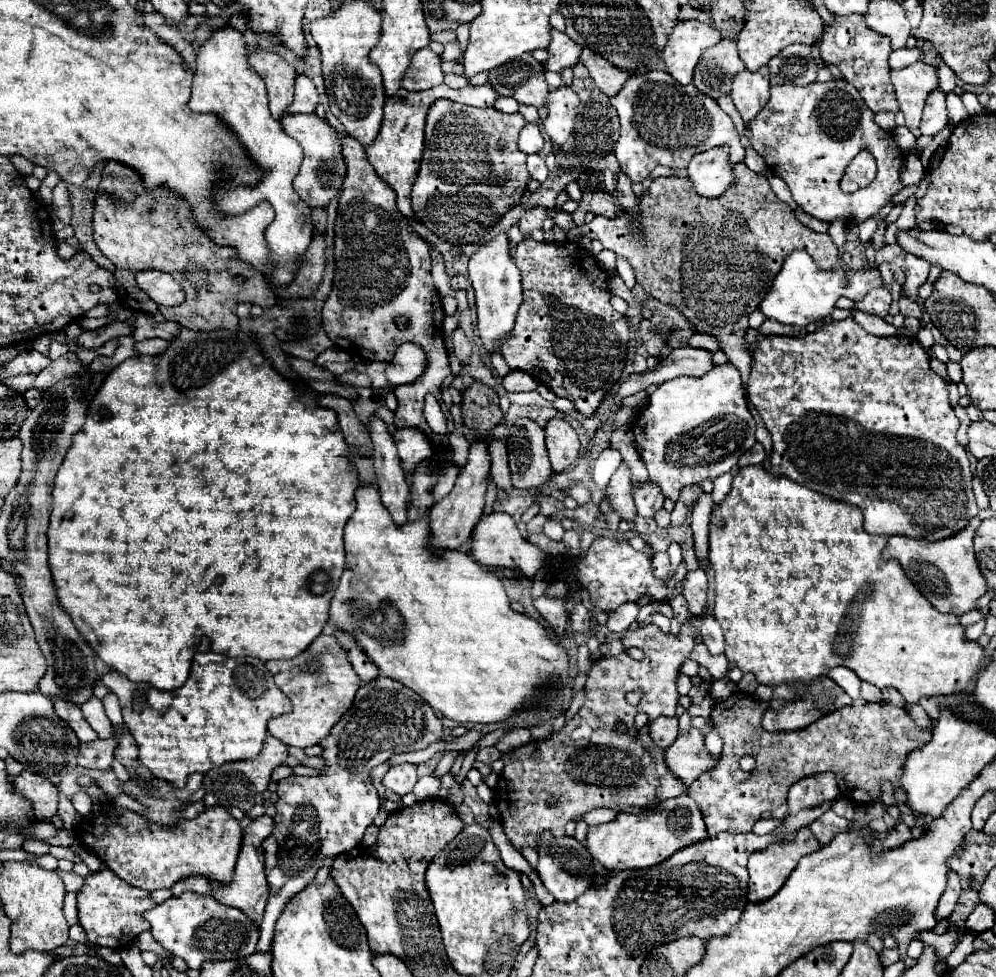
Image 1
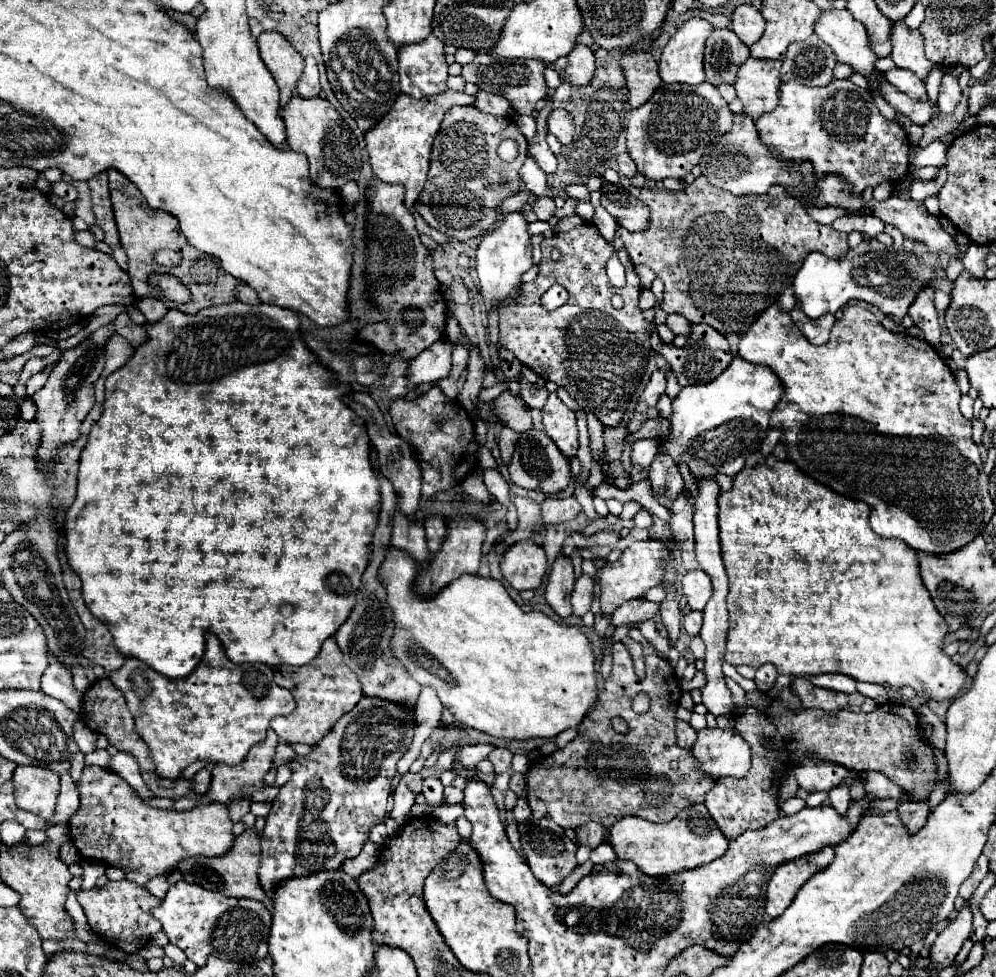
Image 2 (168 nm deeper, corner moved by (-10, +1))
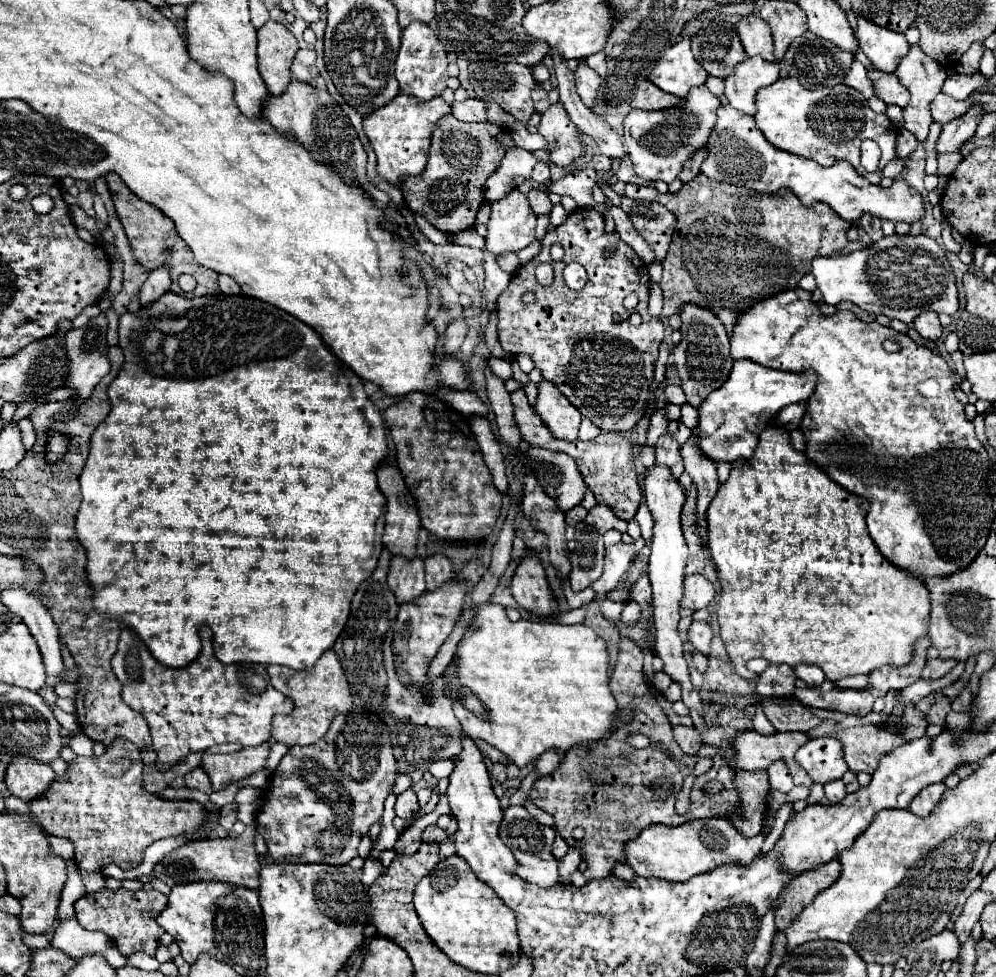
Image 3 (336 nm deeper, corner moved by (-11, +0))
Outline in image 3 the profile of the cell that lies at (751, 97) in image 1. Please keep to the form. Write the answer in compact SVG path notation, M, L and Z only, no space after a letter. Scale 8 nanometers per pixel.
M749 57L735 65L735 71L725 79L725 97L729 99L731 107L753 117L757 113L757 89L773 85L777 79L779 63L765 61L763 57Z

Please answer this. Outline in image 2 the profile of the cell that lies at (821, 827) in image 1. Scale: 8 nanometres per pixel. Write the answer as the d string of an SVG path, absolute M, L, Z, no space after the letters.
M838 784L838 788L832 788L828 792L828 798L830 798L830 804L836 808L836 812L840 812L844 816L844 812L848 810L848 804L852 800L848 784Z

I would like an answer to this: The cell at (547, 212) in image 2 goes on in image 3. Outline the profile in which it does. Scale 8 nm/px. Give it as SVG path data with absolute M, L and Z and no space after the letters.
M531 189L529 195L527 195L527 199L529 199L529 205L531 205L533 213L537 213L537 215L539 215L539 213L551 213L553 203L549 201L549 197L547 197L543 191Z

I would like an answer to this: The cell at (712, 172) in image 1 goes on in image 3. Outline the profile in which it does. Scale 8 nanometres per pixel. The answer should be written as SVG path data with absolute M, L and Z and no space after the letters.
M721 105L721 109L717 109L717 123L709 135L707 157L701 165L701 173L719 183L741 185L759 193L775 193L781 187L791 189L805 207L821 201L849 223L859 221L865 213L895 223L917 223L925 217L923 197L905 179L895 179L891 187L883 189L857 175L853 165L845 161L821 167L813 159L785 153L765 139L765 135L755 127L753 117L733 109L731 105Z

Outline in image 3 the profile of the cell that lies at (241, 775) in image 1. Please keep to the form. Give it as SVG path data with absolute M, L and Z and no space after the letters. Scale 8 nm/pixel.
M265 741L259 747L245 747L237 753L229 753L229 755L203 753L201 767L211 777L213 791L221 791L231 783L239 783L239 781L251 777L255 771L265 769L269 749L271 749L271 743Z

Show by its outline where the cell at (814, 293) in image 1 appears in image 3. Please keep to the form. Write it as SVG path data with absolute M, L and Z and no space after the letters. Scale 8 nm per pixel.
M891 235L891 237L883 237L881 241L873 243L871 247L853 251L849 255L815 257L811 263L811 275L815 277L817 289L823 295L823 303L837 305L839 301L851 301L865 311L883 313L891 319L899 319L905 323L911 323L925 309L933 309L937 313L947 313L947 315L955 315L955 311L959 309L955 275L945 257L945 251L933 239L929 239L925 235L917 235L917 237Z

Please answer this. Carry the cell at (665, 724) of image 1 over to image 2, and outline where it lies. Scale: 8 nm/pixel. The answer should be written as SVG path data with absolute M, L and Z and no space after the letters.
M676 720L676 738L678 738L676 742L680 748L690 750L696 744L696 730L688 722Z

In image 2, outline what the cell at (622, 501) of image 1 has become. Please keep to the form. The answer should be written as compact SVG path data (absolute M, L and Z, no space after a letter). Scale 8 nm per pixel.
M642 438L634 442L634 452L632 452L632 464L638 464L642 468L648 468L650 462L654 460L658 452L658 442L654 438Z

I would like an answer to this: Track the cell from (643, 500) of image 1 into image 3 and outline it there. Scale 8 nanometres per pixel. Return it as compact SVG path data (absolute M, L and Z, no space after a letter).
M671 421L667 433L659 437L655 445L655 453L657 453L657 463L669 467L673 477L679 479L683 473L683 459L679 455L679 443L675 441L675 431L677 431L677 423Z

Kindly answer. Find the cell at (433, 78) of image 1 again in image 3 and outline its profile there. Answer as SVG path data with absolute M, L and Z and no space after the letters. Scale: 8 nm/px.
M415 21L407 29L403 29L399 55L395 61L395 77L399 81L401 93L413 95L419 101L429 101L429 99L441 95L441 91L447 87L447 79L449 79L449 75L447 75L447 51L443 49L441 41L437 41L435 33L425 23Z

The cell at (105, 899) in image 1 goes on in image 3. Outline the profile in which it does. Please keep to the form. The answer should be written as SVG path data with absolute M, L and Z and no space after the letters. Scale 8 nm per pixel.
M151 887L139 889L139 891L127 891L127 889L101 889L97 893L87 893L81 899L75 901L75 915L77 921L91 931L103 931L109 935L117 949L123 955L131 955L135 951L143 951L147 955L155 955L155 949L159 947L159 937L163 933L163 927L155 923L155 917L165 909L167 897Z

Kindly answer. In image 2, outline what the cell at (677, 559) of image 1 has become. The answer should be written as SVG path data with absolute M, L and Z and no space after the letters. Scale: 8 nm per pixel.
M636 598L636 600L628 600L628 604L620 606L614 614L612 614L612 624L618 628L622 624L630 624L630 622L644 622L644 620L652 620L658 614L658 606L654 602L648 602L646 598Z

